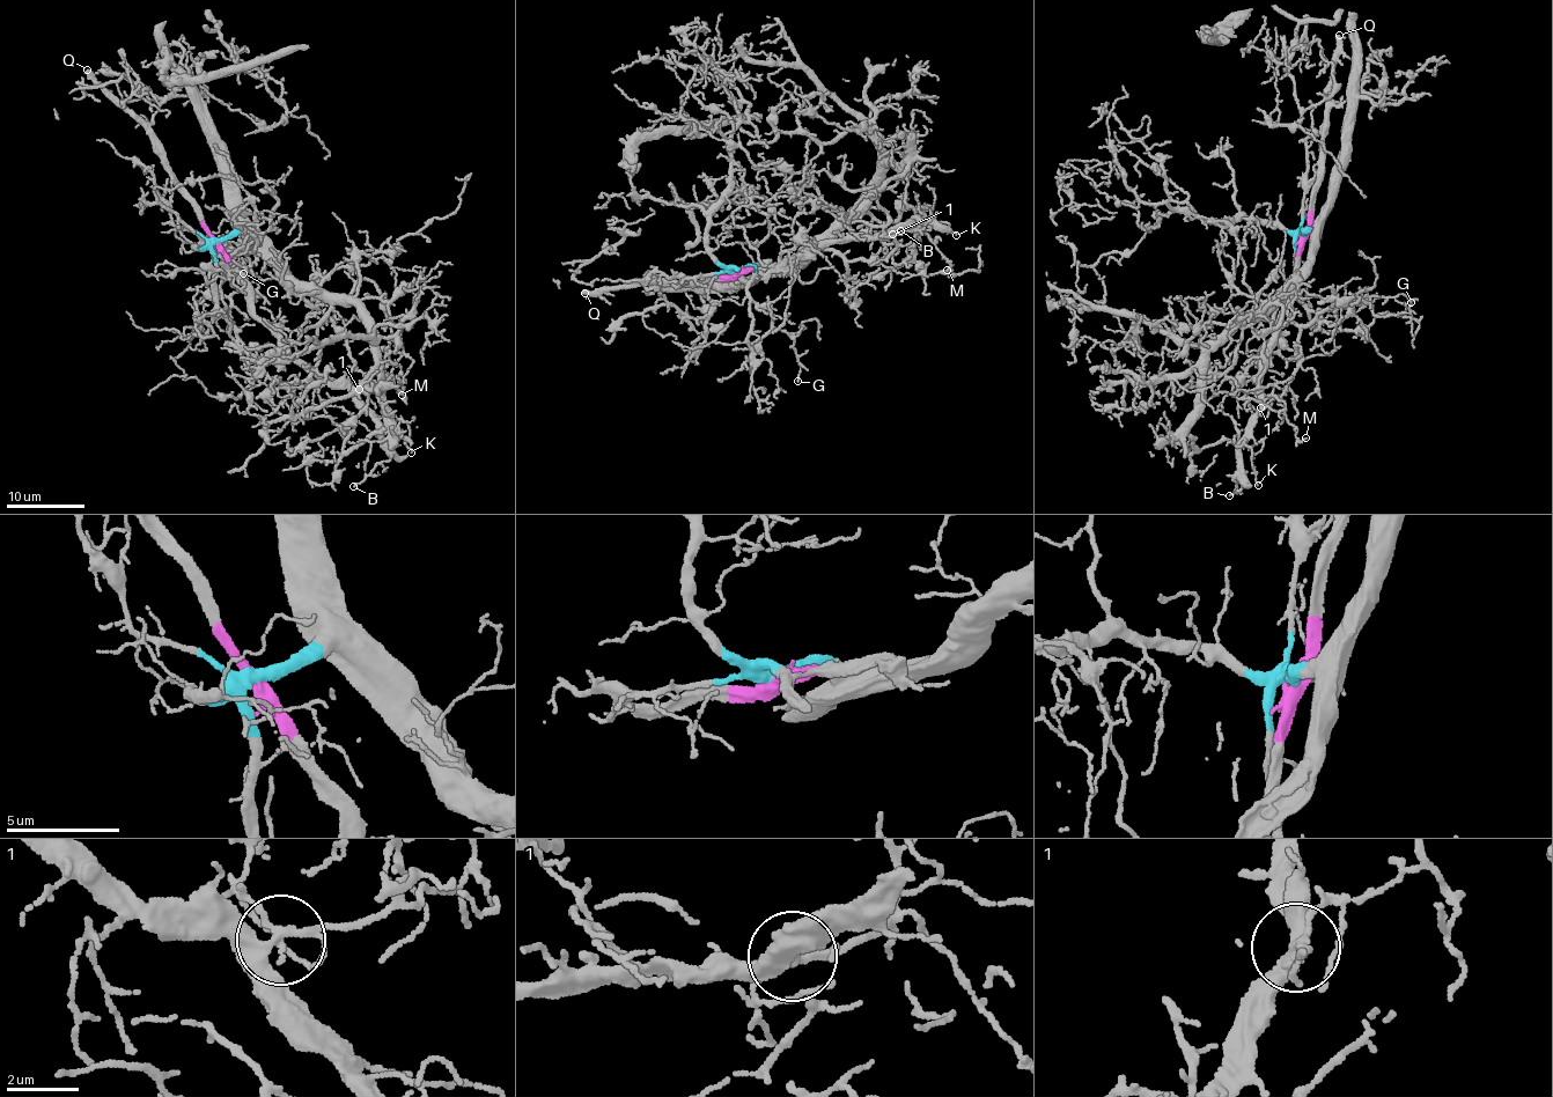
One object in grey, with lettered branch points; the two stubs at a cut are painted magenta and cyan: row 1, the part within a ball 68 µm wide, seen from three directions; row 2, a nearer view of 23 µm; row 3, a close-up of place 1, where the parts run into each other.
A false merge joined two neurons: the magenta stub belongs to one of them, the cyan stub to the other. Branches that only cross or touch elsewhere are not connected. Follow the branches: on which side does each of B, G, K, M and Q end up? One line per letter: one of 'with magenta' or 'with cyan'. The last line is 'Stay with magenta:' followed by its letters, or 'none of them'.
B: with magenta
G: with cyan
K: with magenta
M: with magenta
Q: with magenta
Stay with magenta: B, K, M, Q

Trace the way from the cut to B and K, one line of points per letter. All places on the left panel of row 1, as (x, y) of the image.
B: (216, 241), (245, 288), (248, 309), (294, 356), (346, 388), (381, 426), (381, 447), (389, 457), (353, 486)
K: (216, 241), (245, 288), (248, 309), (294, 356), (338, 378), (377, 418), (406, 424), (411, 451)

